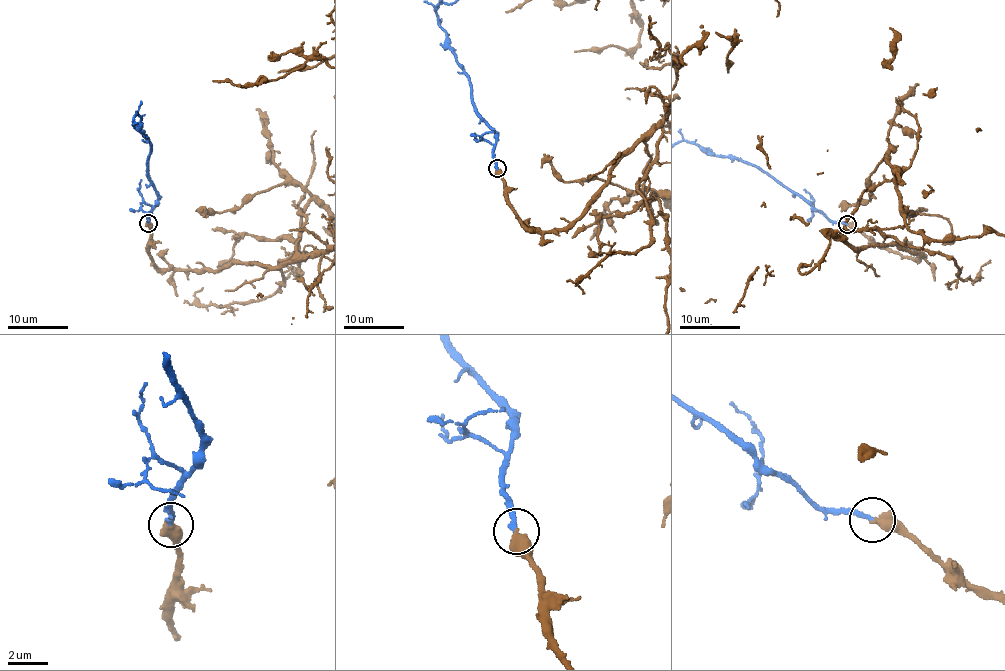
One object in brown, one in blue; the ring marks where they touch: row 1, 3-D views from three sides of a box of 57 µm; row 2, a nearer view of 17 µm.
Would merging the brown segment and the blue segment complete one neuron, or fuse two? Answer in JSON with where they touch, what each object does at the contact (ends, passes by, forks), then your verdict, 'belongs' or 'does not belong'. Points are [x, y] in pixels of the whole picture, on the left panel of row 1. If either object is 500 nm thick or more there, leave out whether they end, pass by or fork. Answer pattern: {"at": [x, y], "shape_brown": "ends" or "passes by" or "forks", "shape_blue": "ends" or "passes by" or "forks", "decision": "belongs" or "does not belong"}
{"at": [148, 223], "decision": "belongs"}

